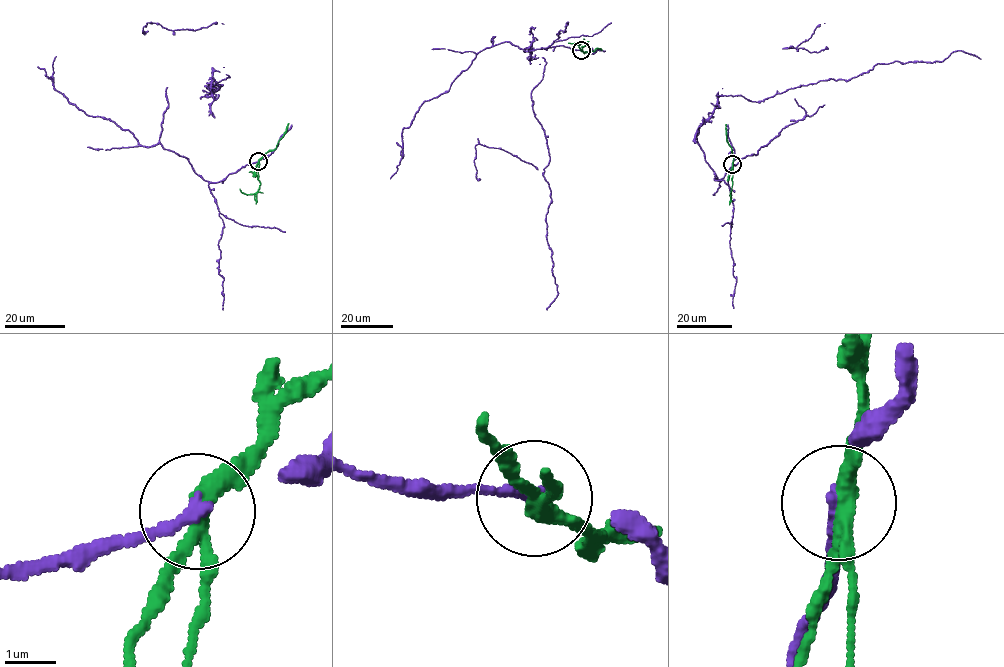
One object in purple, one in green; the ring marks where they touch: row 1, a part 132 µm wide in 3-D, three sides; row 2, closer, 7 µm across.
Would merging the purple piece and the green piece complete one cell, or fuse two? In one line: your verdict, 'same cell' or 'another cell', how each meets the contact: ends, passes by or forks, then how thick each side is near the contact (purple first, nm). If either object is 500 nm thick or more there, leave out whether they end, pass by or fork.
another cell | purple ends | green forks | 220/260 nm

